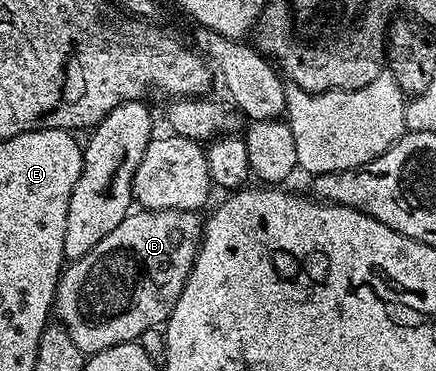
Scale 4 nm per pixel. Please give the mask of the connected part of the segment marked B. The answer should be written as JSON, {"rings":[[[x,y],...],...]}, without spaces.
{"rings":[[[136,209],[97,248],[64,269],[55,289],[53,314],[84,355],[142,339],[146,330],[166,323],[203,240],[199,217],[193,210]]]}

